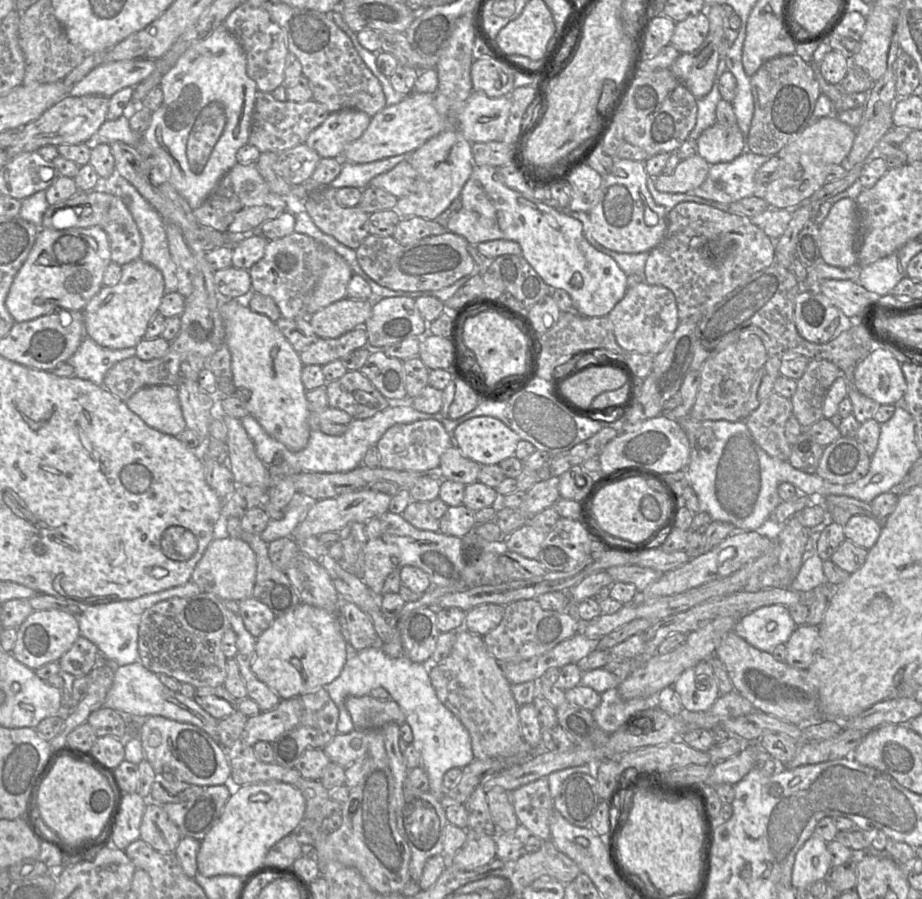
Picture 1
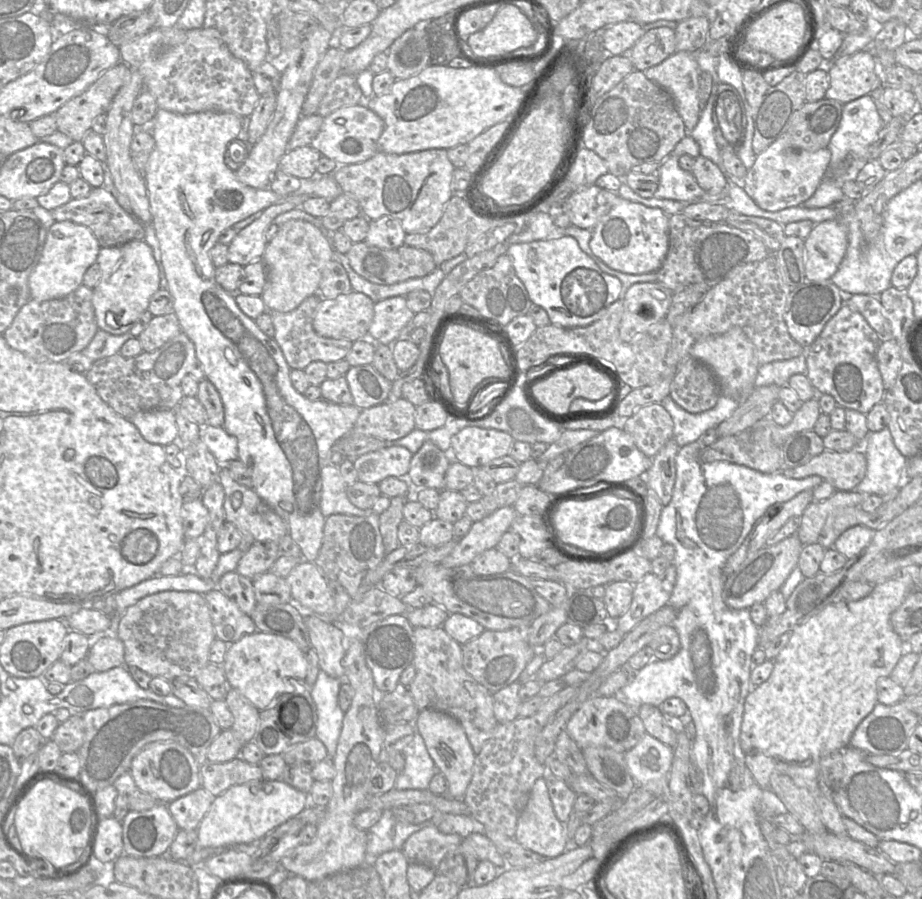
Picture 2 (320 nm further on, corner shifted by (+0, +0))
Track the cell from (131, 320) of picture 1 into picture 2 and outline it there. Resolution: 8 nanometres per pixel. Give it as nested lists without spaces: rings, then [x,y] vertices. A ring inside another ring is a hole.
[[[135,240],[120,246],[102,247],[97,261],[101,278],[93,288],[93,307],[97,326],[113,335],[128,333],[141,314],[149,307],[151,297],[160,289],[159,267],[152,248],[144,240]]]

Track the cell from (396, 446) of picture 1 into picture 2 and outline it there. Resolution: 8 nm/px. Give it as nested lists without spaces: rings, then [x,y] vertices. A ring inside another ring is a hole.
[[[389,446],[353,460],[358,481],[378,485],[389,477],[406,478],[413,454],[402,446]]]

